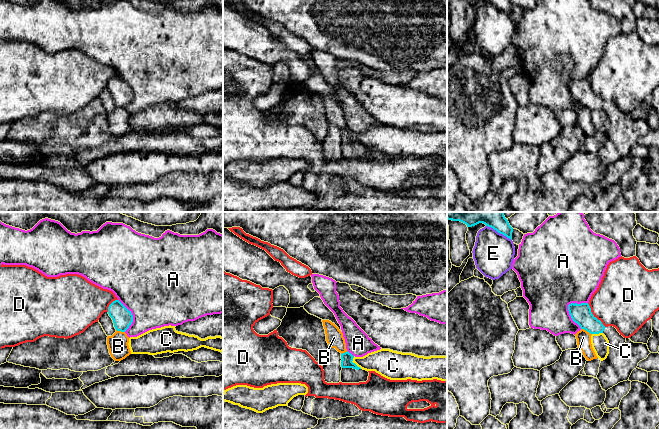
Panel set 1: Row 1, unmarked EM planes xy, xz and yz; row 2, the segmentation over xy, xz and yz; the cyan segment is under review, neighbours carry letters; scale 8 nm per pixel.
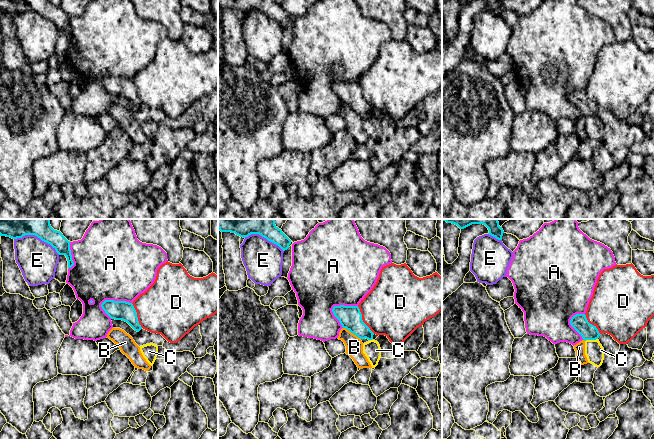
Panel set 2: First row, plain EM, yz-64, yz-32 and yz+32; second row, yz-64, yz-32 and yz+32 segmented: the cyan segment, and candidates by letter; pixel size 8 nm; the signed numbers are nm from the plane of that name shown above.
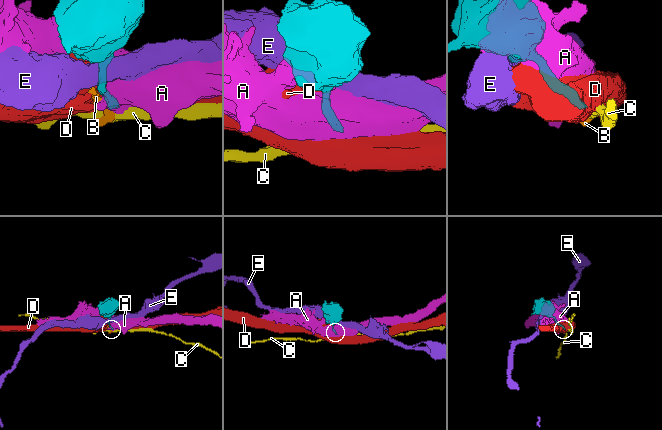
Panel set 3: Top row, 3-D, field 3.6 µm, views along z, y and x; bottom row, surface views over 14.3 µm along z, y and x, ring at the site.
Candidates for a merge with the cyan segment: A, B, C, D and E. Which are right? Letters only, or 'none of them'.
none of them

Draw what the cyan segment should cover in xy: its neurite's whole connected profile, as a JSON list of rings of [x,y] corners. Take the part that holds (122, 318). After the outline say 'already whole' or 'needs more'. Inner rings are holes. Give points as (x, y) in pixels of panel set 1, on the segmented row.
[[[115,300],[109,305],[108,314],[112,318],[117,331],[125,332],[133,322],[131,311],[119,300]]]; already whole

